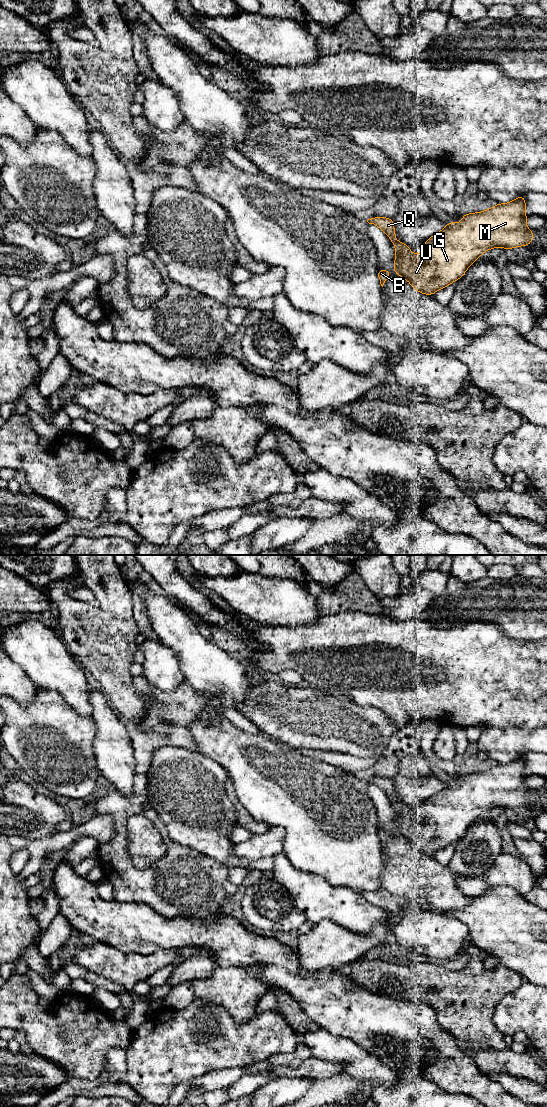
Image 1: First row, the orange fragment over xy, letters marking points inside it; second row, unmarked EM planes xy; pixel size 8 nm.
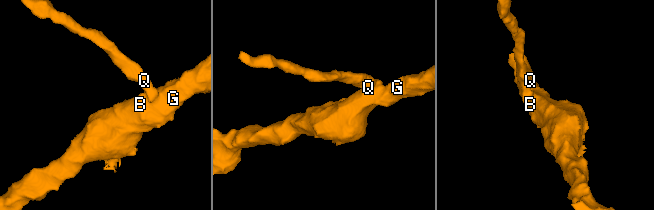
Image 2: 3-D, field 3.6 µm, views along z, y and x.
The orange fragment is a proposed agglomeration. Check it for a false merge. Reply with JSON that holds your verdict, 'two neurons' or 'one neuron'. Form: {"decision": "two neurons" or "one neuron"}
{"decision": "two neurons"}

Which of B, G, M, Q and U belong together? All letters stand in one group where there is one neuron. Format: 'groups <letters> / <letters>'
groups B G M U / Q

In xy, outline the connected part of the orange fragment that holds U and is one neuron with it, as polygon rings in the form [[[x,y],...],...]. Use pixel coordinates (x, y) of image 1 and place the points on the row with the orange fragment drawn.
[[[521,195],[512,202],[498,203],[483,212],[461,215],[461,224],[447,223],[443,230],[423,243],[424,249],[419,255],[413,254],[411,259],[407,259],[396,253],[395,273],[404,277],[421,294],[433,295],[460,279],[483,252],[495,247],[510,250],[517,246],[529,246],[534,232],[526,226],[528,216],[525,207],[526,201]]]

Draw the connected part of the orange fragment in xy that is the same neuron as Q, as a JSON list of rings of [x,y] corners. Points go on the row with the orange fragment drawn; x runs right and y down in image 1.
[[[373,217],[368,219],[367,222],[378,226],[387,234],[399,255],[407,259],[412,258],[413,254],[411,253],[410,247],[395,239],[396,233],[394,231],[393,218]]]

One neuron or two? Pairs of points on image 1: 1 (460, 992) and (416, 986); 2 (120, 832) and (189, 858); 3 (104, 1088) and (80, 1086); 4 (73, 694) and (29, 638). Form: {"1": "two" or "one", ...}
{"1": "one", "2": "one", "3": "one", "4": "one"}

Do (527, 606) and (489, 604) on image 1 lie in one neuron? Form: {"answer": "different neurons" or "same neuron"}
{"answer": "same neuron"}

